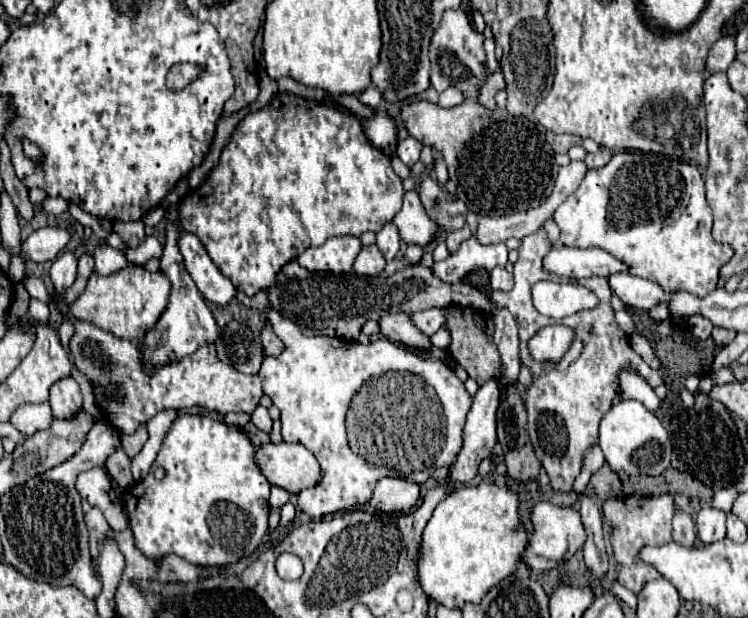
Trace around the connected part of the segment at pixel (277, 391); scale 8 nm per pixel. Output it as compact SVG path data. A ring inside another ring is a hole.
M272 308L266 310L264 316L272 322L278 338L286 344L286 350L280 356L268 356L260 368L258 376L262 378L264 394L272 400L274 406L280 408L284 442L300 442L306 446L318 458L324 472L322 484L298 494L298 508L304 514L310 518L320 518L338 510L364 506L372 498L374 484L382 476L382 470L370 466L364 456L352 452L346 436L346 412L352 396L374 374L386 374L390 370L412 372L434 388L444 408L444 426L434 426L434 430L438 430L434 432L434 438L418 438L412 444L414 452L406 452L402 478L422 484L432 476L436 468L450 466L454 462L454 456L462 446L462 426L472 406L472 398L466 392L464 382L460 382L448 364L386 338L370 342L368 346L328 336L308 338L302 334L298 324L282 318Z

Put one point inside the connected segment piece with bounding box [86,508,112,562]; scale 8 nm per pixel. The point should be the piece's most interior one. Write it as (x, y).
(97, 526)

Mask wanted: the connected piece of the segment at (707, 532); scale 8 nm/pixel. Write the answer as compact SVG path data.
M704 504L696 518L696 532L698 532L700 542L712 544L712 542L724 540L726 538L724 522L726 522L726 512Z

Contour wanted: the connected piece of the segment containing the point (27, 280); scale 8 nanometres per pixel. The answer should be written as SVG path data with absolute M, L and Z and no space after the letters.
M24 276L22 284L26 286L28 294L30 294L30 296L34 296L36 300L42 300L42 302L50 302L48 290L46 290L46 286L44 286L44 282L42 282L40 278L36 278L36 276Z

